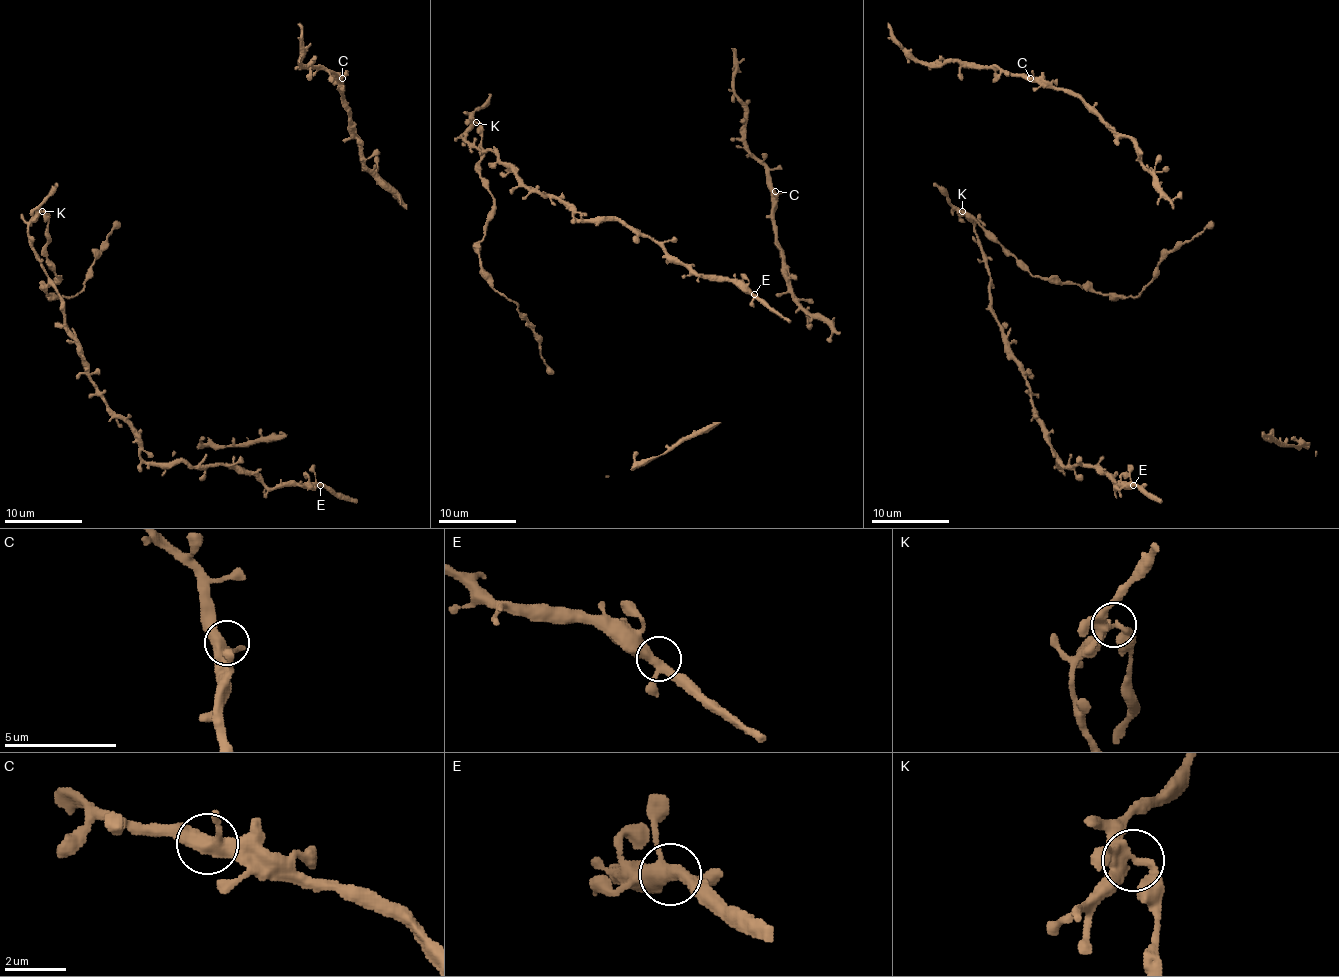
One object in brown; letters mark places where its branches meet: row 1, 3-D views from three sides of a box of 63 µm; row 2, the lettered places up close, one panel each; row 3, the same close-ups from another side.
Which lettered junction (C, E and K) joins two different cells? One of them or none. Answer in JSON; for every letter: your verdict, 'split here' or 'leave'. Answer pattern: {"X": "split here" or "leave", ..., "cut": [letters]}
{"C": "leave", "E": "leave", "K": "split here", "cut": ["K"]}

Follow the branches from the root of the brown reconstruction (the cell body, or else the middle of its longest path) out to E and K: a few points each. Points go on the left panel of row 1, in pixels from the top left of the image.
E: (46, 247), (41, 212), (29, 238), (66, 331), (145, 461), (233, 465), (270, 488), (320, 485)
K: (46, 247), (48, 220), (42, 211)

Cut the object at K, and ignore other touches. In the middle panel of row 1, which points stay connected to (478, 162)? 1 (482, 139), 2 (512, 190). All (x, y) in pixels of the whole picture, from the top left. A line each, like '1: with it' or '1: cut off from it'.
1: with it
2: cut off from it

